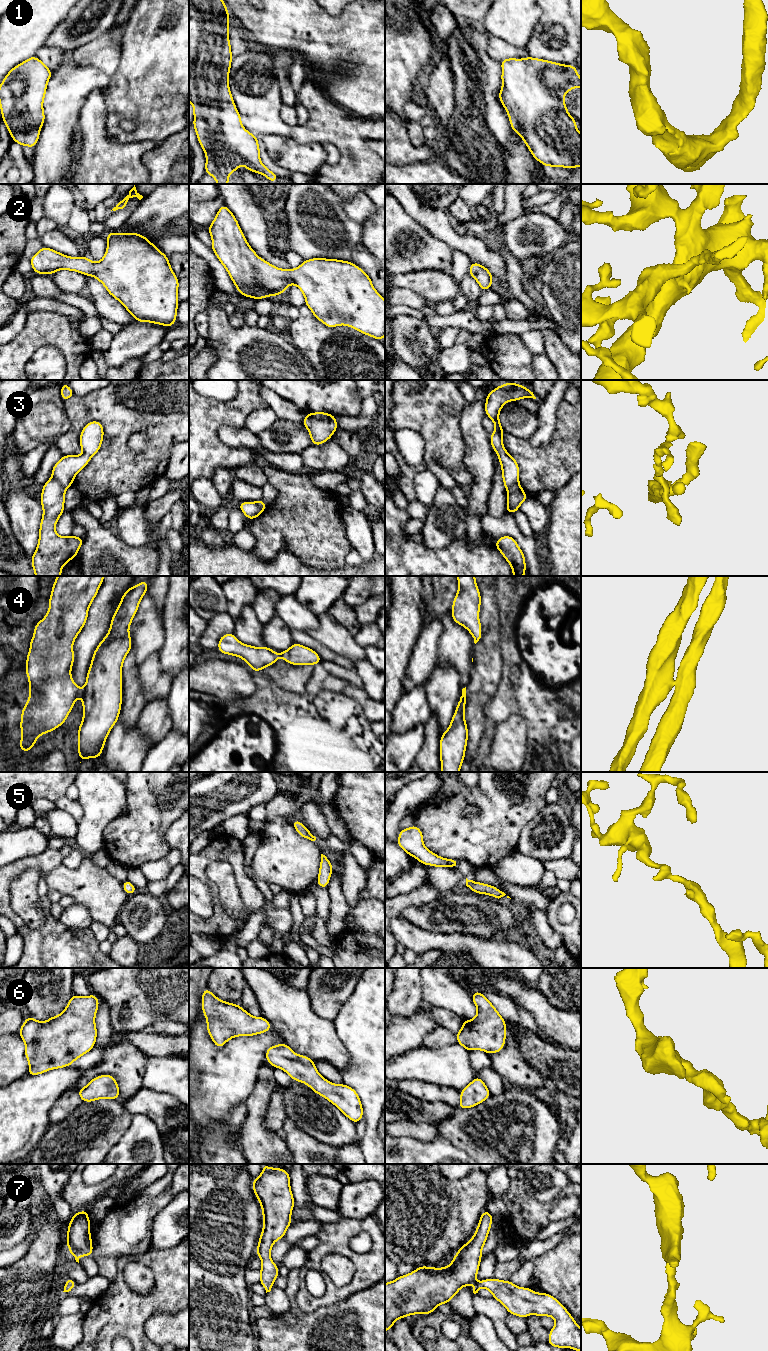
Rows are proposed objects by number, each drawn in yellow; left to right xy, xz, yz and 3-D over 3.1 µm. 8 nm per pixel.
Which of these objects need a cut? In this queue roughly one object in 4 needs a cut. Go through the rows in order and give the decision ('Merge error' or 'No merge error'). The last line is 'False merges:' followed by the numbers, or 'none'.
1: No merge error
2: No merge error
3: Merge error
4: Merge error
5: No merge error
6: No merge error
7: No merge error
False merges: 3, 4

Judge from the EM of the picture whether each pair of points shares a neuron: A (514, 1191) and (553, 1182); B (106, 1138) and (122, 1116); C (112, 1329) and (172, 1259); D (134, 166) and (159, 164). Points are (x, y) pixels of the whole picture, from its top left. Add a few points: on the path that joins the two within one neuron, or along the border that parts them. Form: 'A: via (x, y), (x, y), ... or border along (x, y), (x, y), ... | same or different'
A: border along (522, 1179), (524, 1189), (531, 1196), (544, 1202) | different
B: via (106, 1133), (117, 1121) | same
C: via (132, 1310), (144, 1307), (172, 1279) | same
D: border along (158, 146), (143, 155), (142, 163), (148, 173) | different

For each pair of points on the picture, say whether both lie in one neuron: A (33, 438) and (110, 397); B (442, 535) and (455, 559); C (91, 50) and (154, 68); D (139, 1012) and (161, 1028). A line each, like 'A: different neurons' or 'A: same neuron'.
A: different neurons
B: different neurons
C: different neurons
D: different neurons

